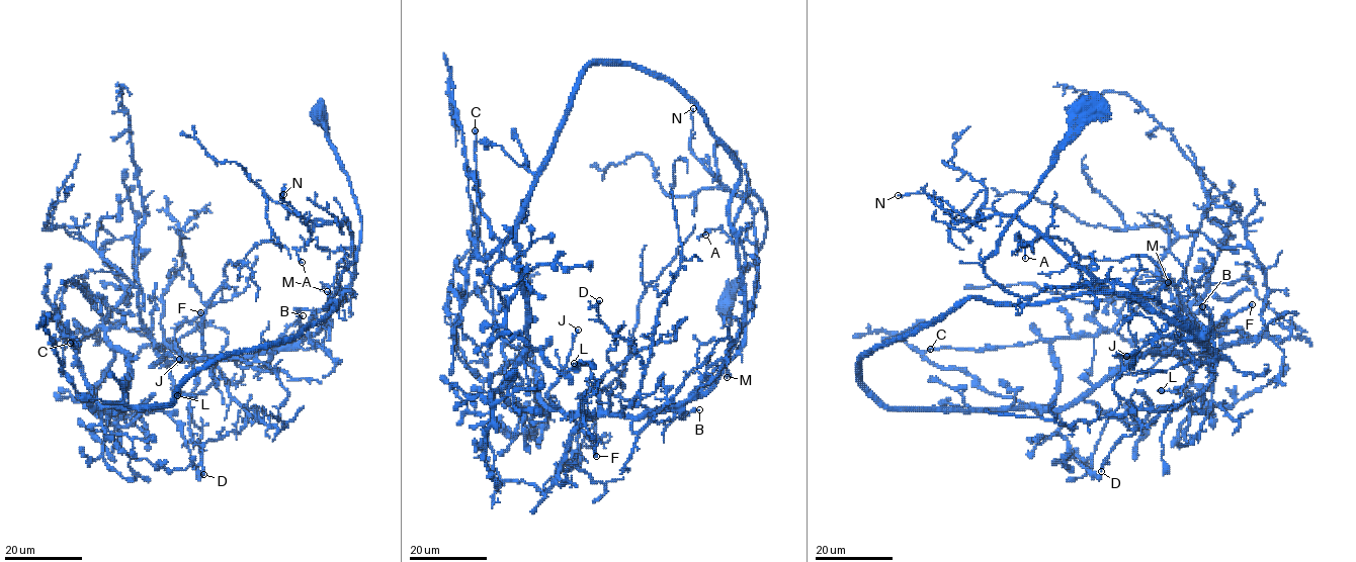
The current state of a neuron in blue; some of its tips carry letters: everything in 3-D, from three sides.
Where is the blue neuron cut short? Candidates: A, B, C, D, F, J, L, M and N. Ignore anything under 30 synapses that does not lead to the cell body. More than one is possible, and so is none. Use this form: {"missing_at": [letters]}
{"missing_at": ["C"]}

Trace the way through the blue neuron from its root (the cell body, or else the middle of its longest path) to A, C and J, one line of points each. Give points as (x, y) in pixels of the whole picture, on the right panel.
A: (1090, 109), (984, 268), (1019, 297), (1095, 281), (1041, 236), (1031, 247), (1016, 236), (1025, 247), (1025, 258)
C: (1090, 109), (984, 263), (1029, 302), (959, 300), (860, 361), (887, 406), (1052, 399), (1047, 342), (930, 349)
J: (1090, 109), (984, 268), (1030, 303), (1125, 293), (1185, 328), (1212, 355), (1193, 362), (1164, 350), (1126, 356)

